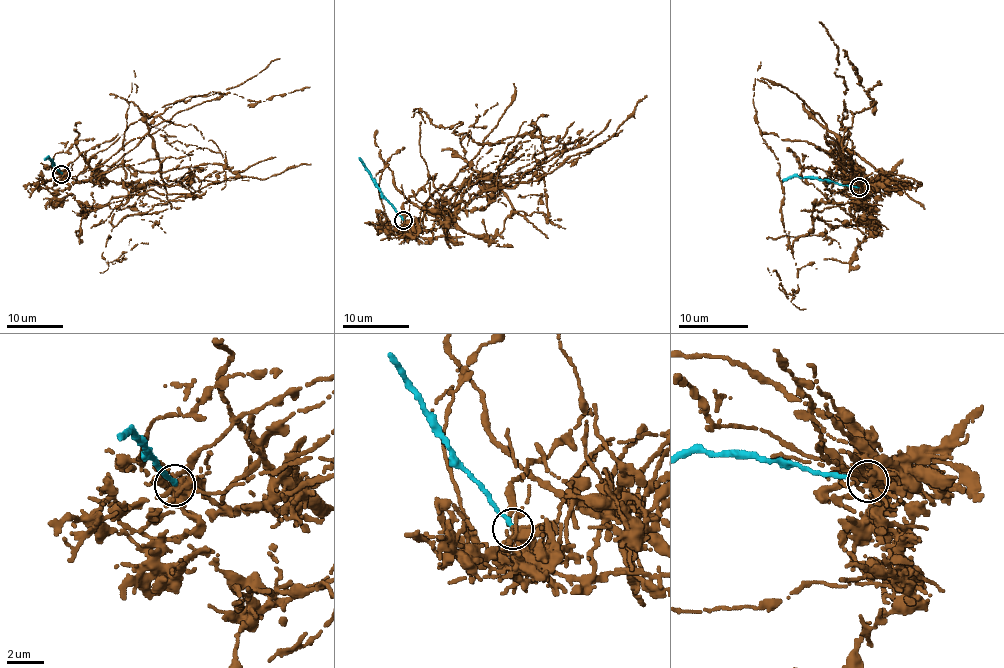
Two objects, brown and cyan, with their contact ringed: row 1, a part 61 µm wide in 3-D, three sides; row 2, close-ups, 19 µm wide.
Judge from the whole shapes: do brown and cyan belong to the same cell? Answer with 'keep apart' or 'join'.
keep apart

